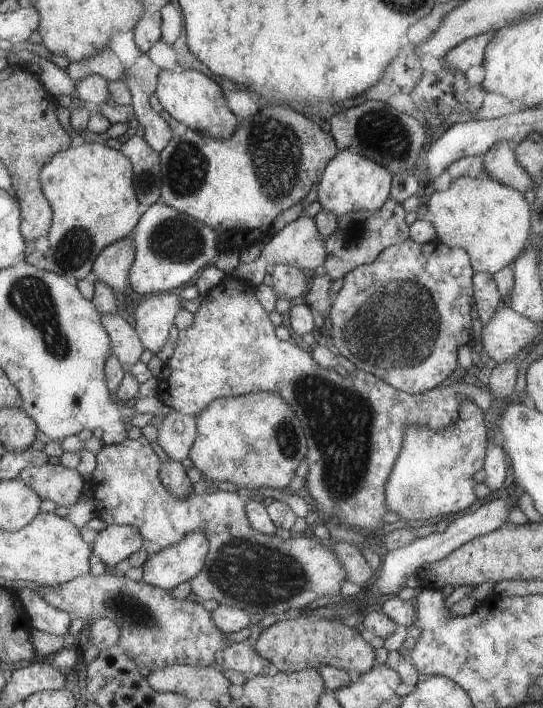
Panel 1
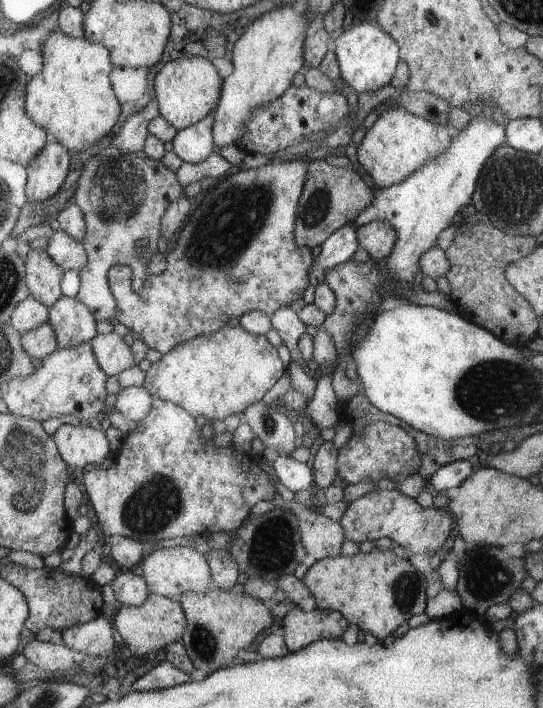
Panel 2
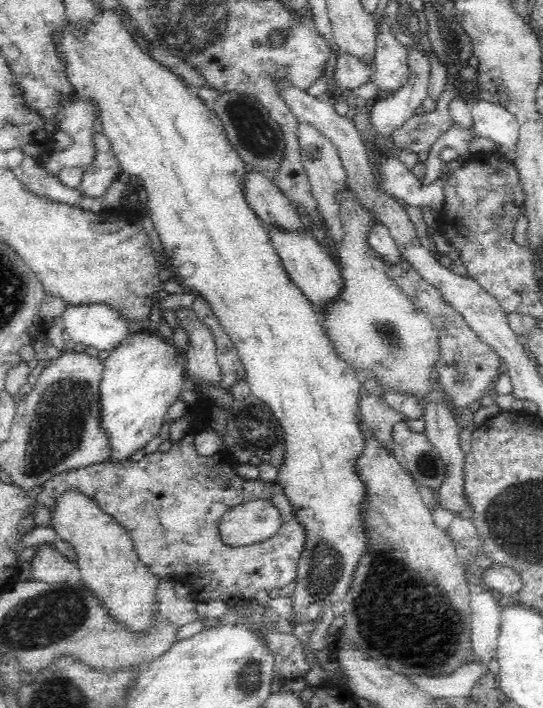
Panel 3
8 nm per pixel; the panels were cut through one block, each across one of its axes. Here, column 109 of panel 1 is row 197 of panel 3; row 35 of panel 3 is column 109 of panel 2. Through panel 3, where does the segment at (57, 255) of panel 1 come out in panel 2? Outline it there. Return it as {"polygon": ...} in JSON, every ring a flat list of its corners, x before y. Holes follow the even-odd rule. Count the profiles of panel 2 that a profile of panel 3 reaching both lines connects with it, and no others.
{"polygon":[[51,32,41,46,43,68,37,76,32,76,26,84,25,107,27,118,46,131,47,141,61,144,65,150,81,152,83,148,101,140,119,117,121,103,115,98,108,76,114,67,110,62,107,47,99,43,87,42,84,38,78,39,64,34]]}

